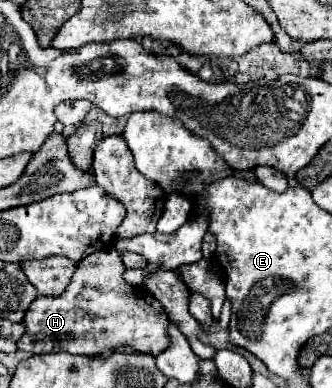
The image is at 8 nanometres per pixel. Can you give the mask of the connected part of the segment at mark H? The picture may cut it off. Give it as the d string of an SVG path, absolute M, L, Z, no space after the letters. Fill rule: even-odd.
M113 247L83 259L63 295L55 299L37 297L29 305L25 313L27 333L19 339L19 349L29 353L65 351L87 357L123 351L123 347L153 357L163 353L171 341L167 335L169 317L163 305L145 287L129 285L123 279L123 273L125 267L121 255Z

